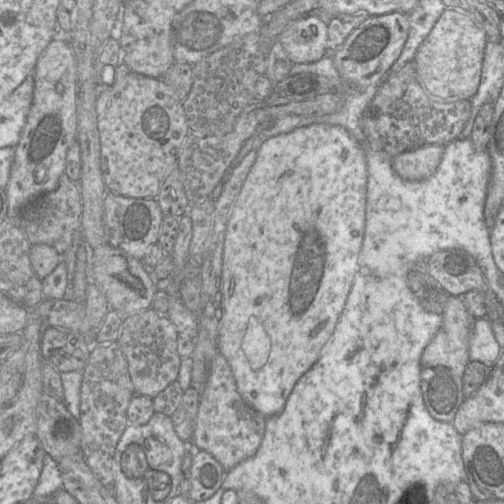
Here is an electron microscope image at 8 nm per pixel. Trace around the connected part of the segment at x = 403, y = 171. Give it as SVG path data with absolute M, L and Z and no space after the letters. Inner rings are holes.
M427 144L405 151L392 160L396 174L406 181L420 181L437 170L446 144Z

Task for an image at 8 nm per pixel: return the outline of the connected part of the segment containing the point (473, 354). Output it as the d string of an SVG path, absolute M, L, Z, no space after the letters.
M487 318L476 319L469 338L470 361L479 361L490 369L503 351L495 338L491 323Z

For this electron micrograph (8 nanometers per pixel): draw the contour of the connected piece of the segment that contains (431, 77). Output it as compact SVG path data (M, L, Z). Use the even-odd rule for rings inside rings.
M459 7L446 8L414 57L417 78L425 92L441 102L470 100L480 85L487 42L485 30L465 10Z

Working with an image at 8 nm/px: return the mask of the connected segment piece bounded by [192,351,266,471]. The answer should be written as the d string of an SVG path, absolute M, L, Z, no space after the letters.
M218 351L212 360L210 375L200 397L192 442L199 450L211 454L226 471L229 471L256 454L265 433L265 425L266 417L256 411L239 394L231 368L224 356Z

